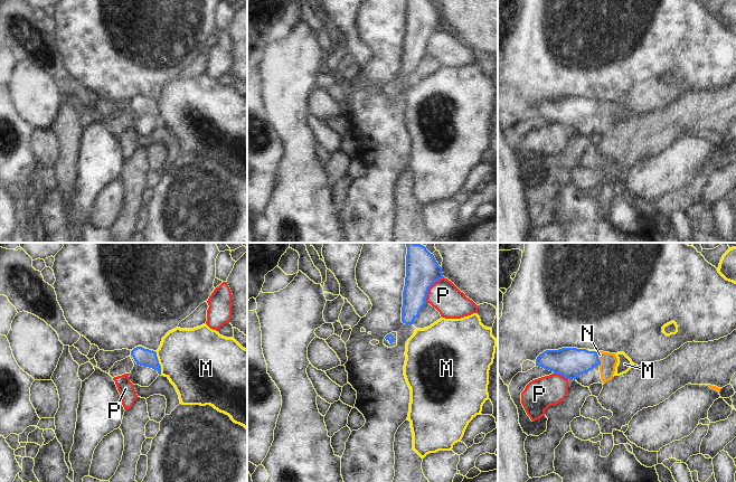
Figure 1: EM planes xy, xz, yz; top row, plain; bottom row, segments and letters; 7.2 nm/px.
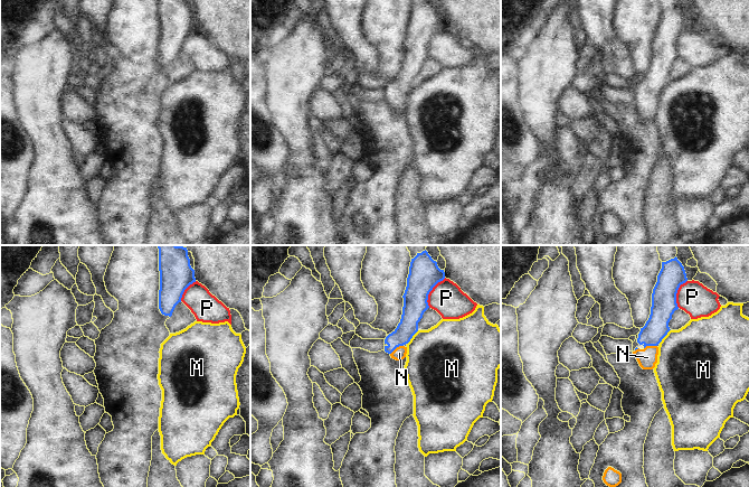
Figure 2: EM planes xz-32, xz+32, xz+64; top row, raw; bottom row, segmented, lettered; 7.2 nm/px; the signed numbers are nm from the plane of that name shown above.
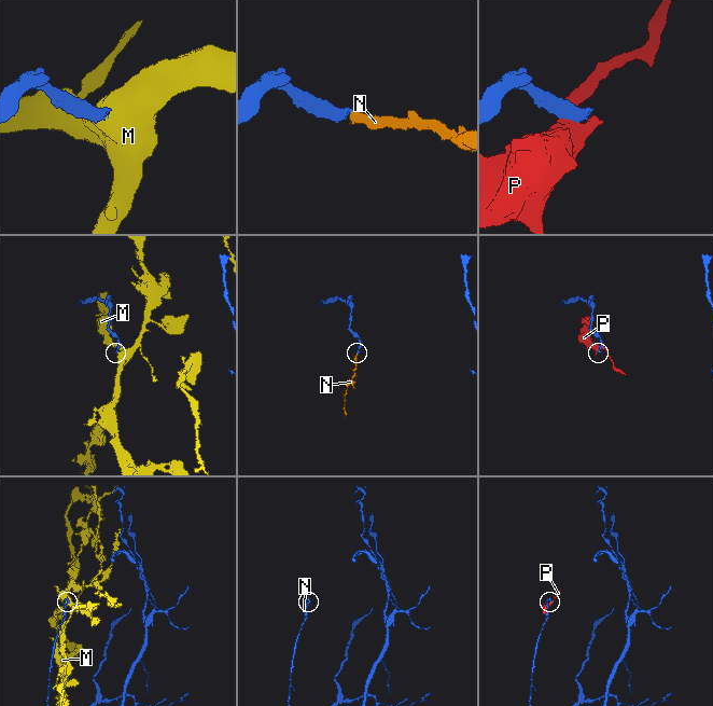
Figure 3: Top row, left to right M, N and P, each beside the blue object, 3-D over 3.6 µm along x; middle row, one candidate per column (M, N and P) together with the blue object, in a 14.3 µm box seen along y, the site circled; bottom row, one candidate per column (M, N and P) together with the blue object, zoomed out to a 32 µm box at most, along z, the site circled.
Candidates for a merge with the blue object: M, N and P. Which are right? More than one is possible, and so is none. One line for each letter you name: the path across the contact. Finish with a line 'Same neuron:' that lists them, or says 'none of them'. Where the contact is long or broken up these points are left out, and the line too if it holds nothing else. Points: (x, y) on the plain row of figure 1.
N: runs through yz (571, 112), (598, 110), (609, 111)
Same neuron: N

